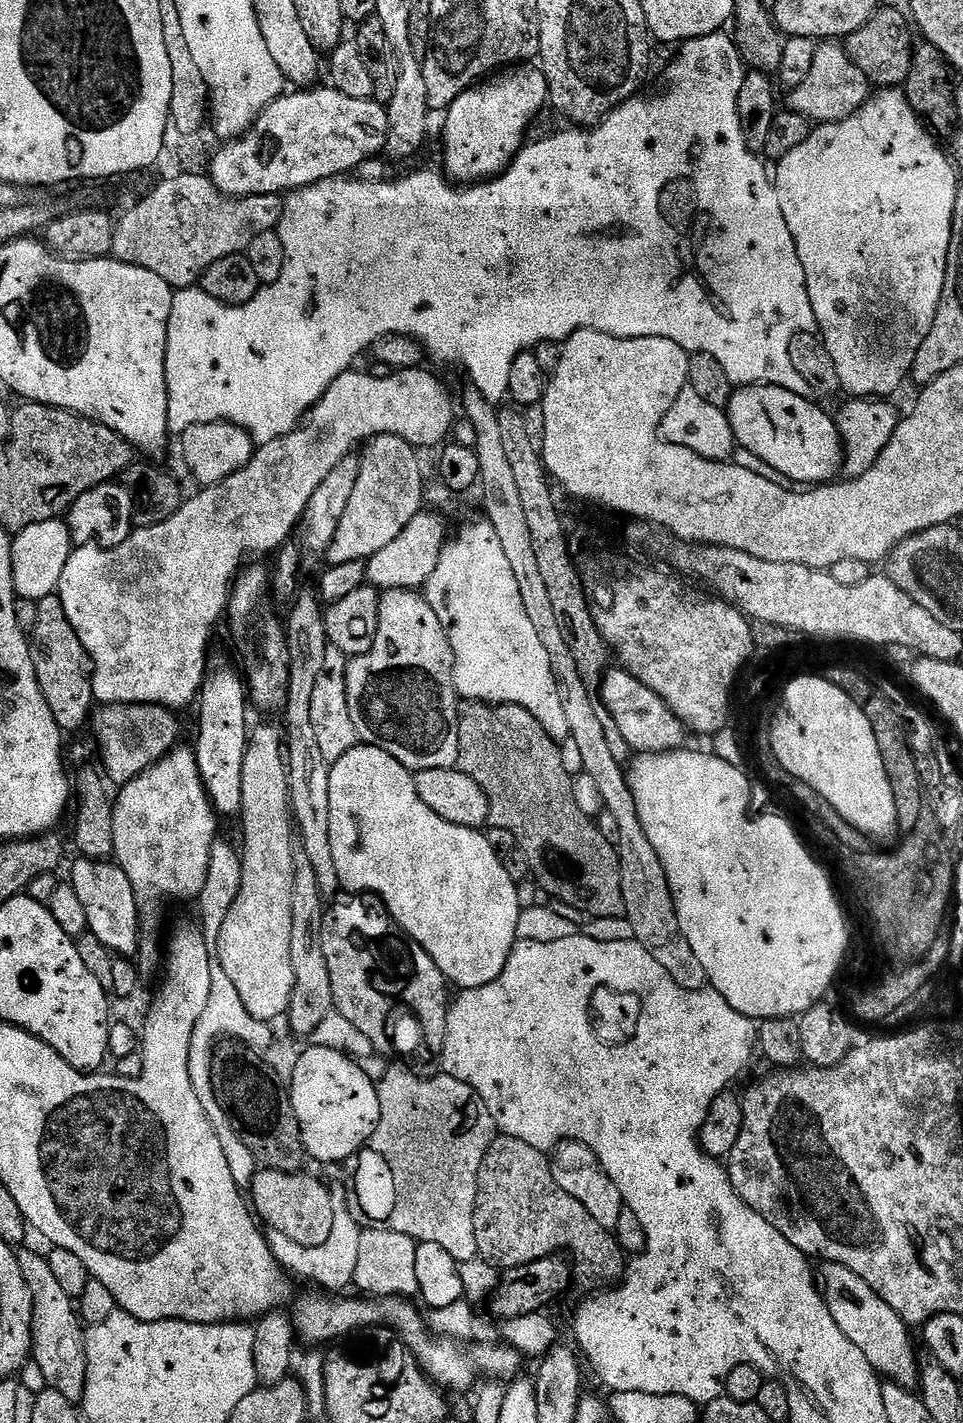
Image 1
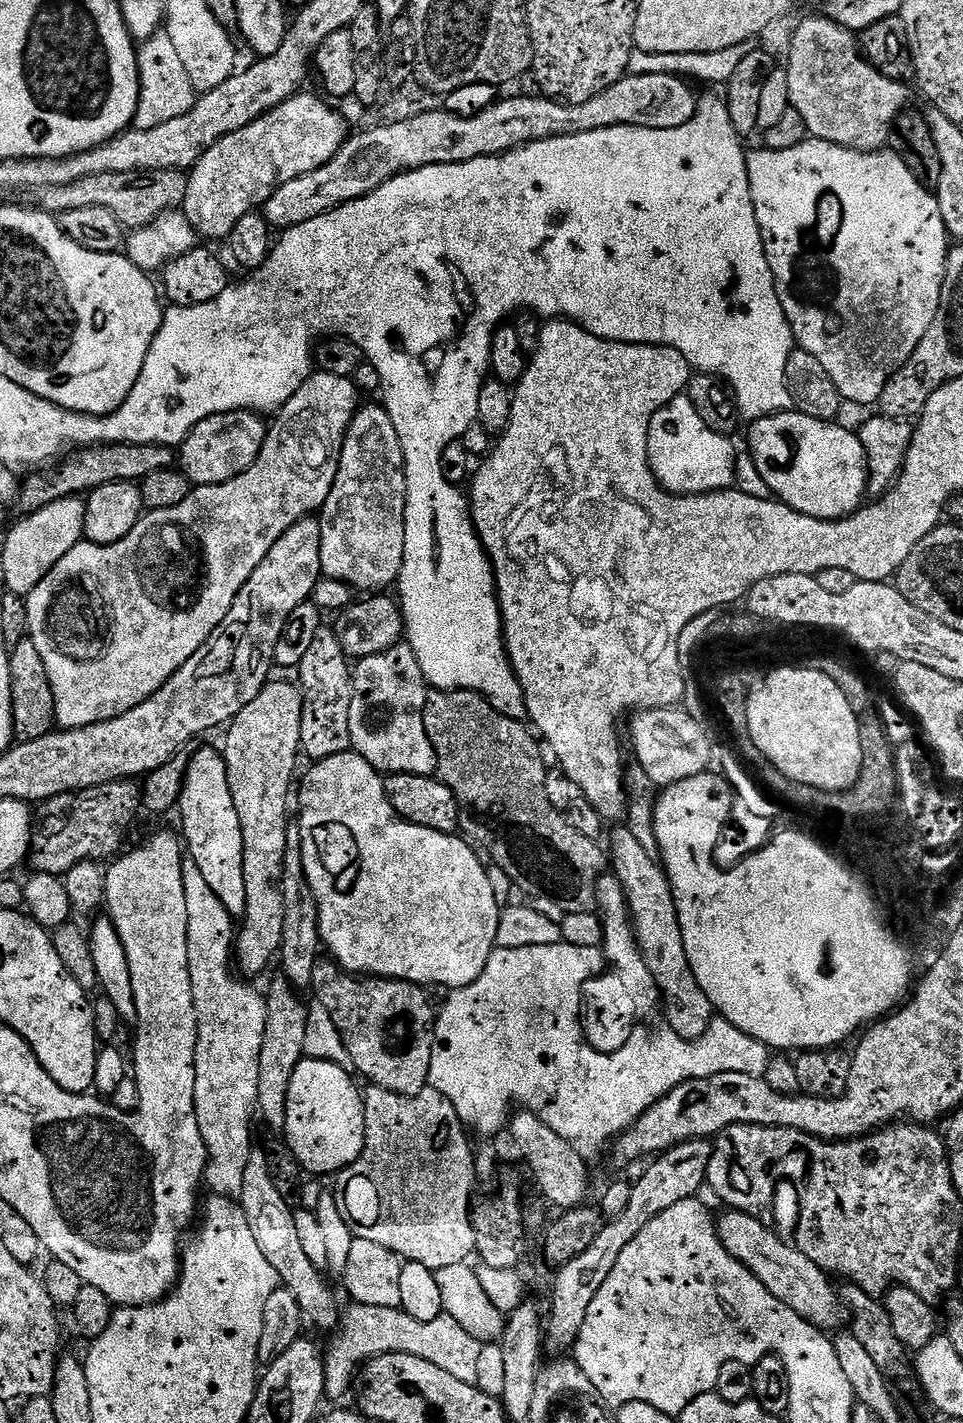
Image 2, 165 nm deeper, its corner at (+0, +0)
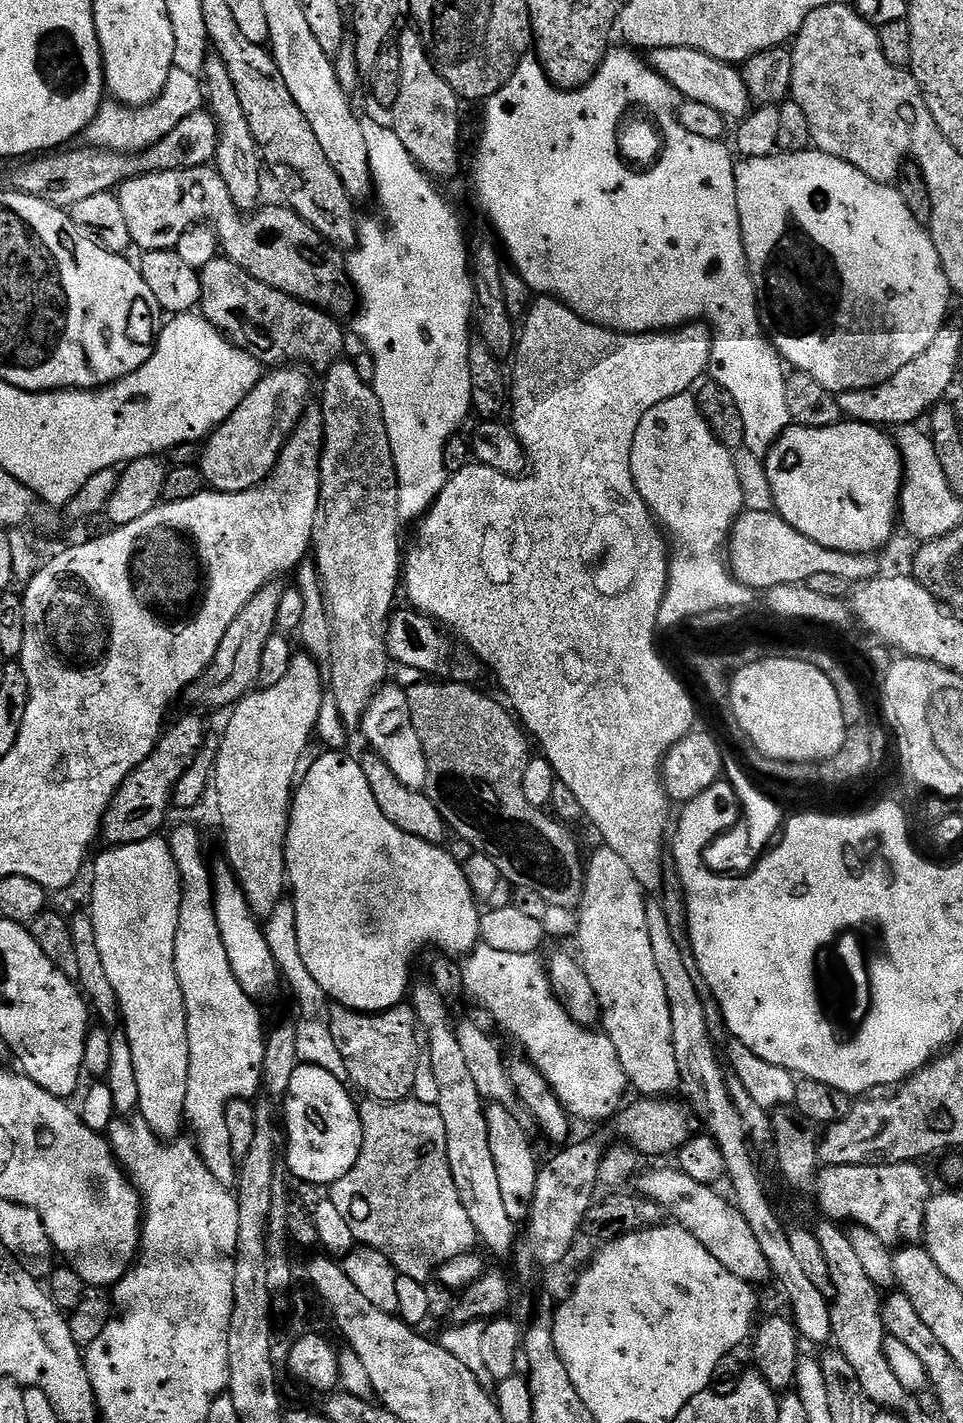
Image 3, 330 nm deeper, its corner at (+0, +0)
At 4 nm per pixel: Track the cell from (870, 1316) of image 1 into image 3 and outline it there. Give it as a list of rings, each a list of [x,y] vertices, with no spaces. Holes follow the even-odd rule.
[[[676,1166],[656,1168],[653,1172],[641,1171],[635,1177],[635,1184],[635,1191],[639,1195],[647,1196],[655,1204],[659,1204],[671,1219],[673,1216],[676,1219],[673,1221],[691,1236],[698,1238],[698,1242],[702,1242],[702,1246],[706,1246],[706,1250],[710,1250],[710,1254],[714,1254],[714,1258],[718,1258],[718,1262],[722,1262],[722,1266],[726,1266],[730,1274],[753,1286],[761,1286],[760,1284],[773,1279],[770,1262],[766,1254],[762,1254],[758,1238],[754,1238],[750,1222],[746,1222],[740,1209],[727,1195],[719,1196],[713,1185],[694,1182],[694,1178],[690,1178]]]

